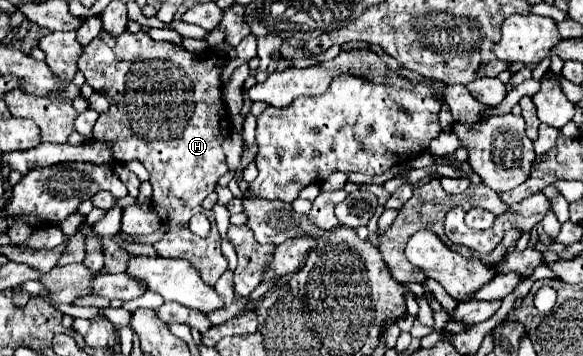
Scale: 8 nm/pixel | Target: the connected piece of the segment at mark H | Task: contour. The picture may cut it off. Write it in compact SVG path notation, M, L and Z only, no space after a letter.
M102 31L88 47L84 47L84 55L78 63L78 69L84 73L86 83L100 91L108 101L112 101L112 107L108 113L102 113L92 129L94 139L112 143L114 157L120 163L126 161L140 161L150 171L150 185L152 185L152 209L160 215L162 229L166 231L162 241L154 245L160 257L172 257L172 259L186 259L196 271L200 271L202 279L208 285L214 285L218 277L228 269L228 261L222 255L220 249L220 233L216 229L216 223L212 221L212 235L206 239L194 235L190 229L186 231L186 219L194 213L206 213L202 209L202 201L206 195L214 191L216 181L228 171L226 157L222 151L222 141L230 135L230 115L224 109L222 103L222 69L224 63L220 57L208 57L198 59L196 55L218 55L216 51L202 51L202 53L190 53L180 45L168 43L168 41L154 41L148 33L124 33L120 37L106 35Z

